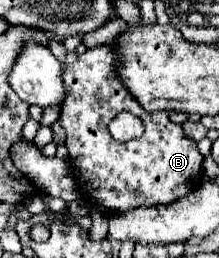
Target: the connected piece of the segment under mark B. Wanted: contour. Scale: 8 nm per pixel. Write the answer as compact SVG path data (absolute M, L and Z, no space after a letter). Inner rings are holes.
M99 45L99 47L87 49L85 53L79 55L79 59L75 63L67 65L63 71L63 81L69 87L69 95L67 95L65 103L61 105L61 123L67 133L65 145L69 149L73 175L75 175L85 199L89 199L89 195L91 195L103 207L125 213L125 211L137 209L141 205L171 203L171 201L183 197L185 193L189 193L193 187L197 187L201 183L203 155L199 153L197 143L193 139L185 137L183 127L169 119L167 111L145 111L143 109L133 99L129 89L123 85L119 71L121 71L121 63L119 63L115 45ZM121 111L129 111L145 123L145 133L139 139L119 143L111 137L107 125Z

